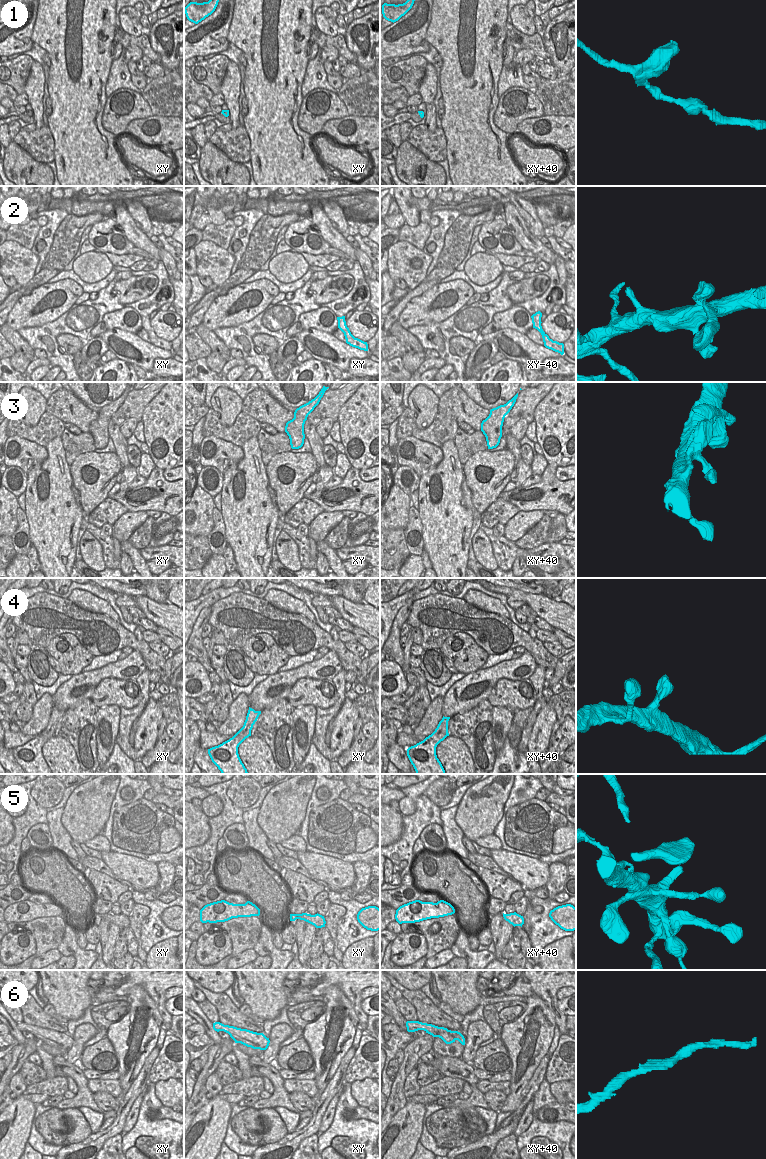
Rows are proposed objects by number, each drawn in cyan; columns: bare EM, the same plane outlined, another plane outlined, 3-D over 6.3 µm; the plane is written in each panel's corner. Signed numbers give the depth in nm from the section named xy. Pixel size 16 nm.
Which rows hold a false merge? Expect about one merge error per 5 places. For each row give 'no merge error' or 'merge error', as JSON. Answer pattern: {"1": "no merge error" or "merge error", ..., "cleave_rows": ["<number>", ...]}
{"1": "no merge error", "2": "no merge error", "3": "no merge error", "4": "no merge error", "5": "no merge error", "6": "no merge error", "cleave_rows": []}

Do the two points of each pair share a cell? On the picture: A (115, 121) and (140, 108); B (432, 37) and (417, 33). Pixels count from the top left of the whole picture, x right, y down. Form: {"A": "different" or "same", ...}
{"A": "same", "B": "different"}

